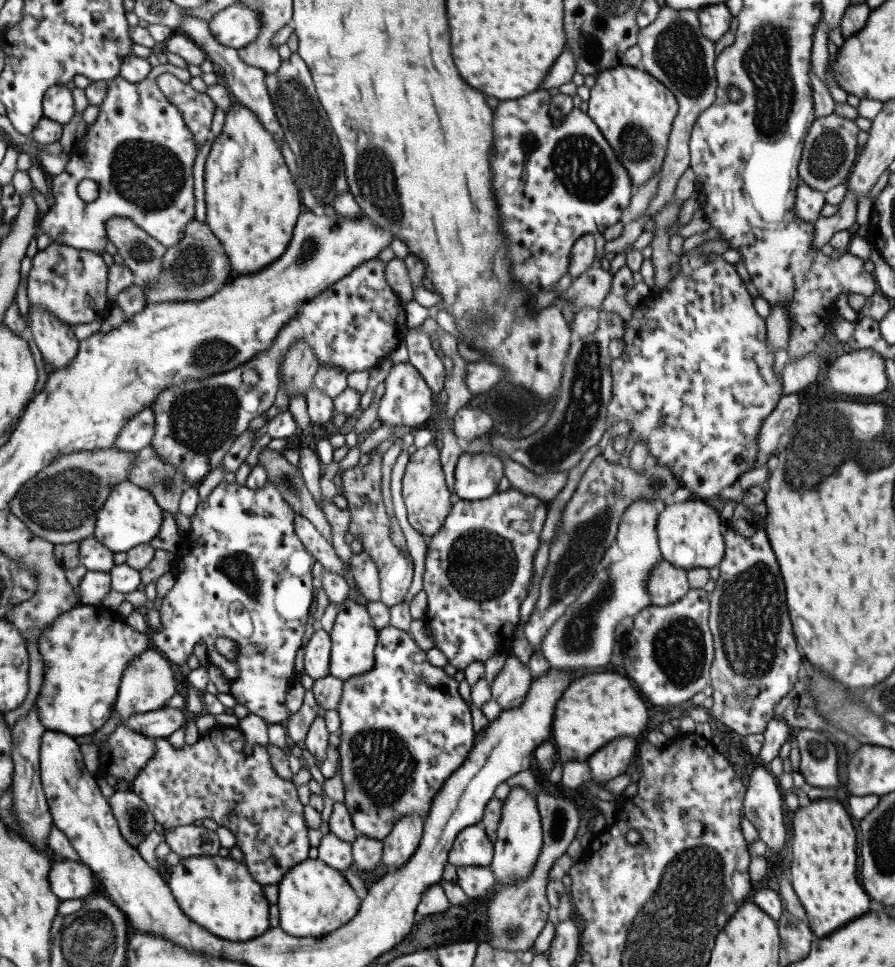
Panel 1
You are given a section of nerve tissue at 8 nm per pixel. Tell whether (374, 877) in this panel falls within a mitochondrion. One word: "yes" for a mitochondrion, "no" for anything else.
no

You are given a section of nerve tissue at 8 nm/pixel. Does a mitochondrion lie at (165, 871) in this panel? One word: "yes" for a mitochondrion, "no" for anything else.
no

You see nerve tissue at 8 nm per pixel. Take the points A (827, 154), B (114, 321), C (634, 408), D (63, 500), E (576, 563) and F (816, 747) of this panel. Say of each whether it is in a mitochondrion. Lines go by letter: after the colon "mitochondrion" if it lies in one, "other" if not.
A: mitochondrion
B: other
C: other
D: mitochondrion
E: mitochondrion
F: mitochondrion

